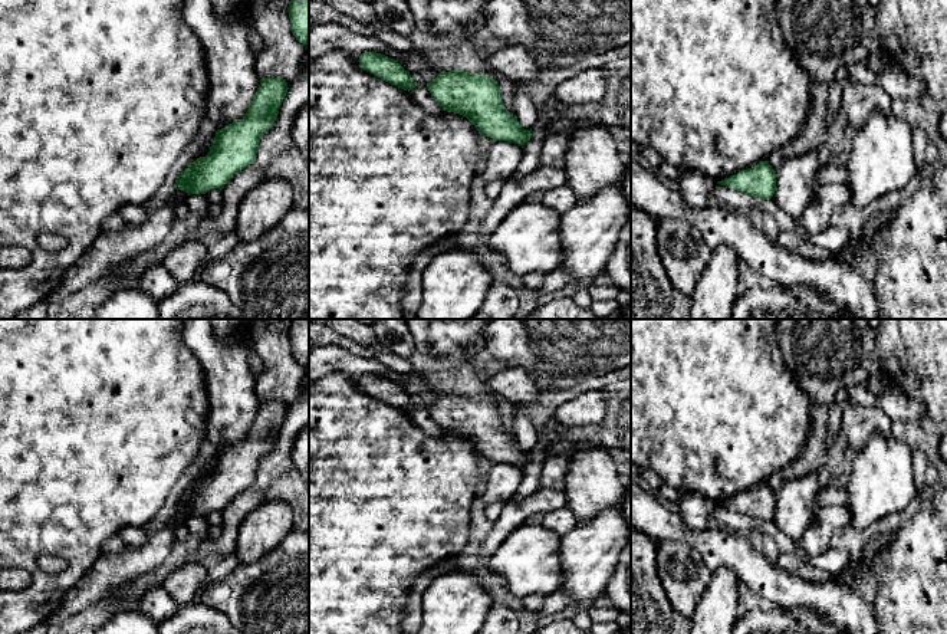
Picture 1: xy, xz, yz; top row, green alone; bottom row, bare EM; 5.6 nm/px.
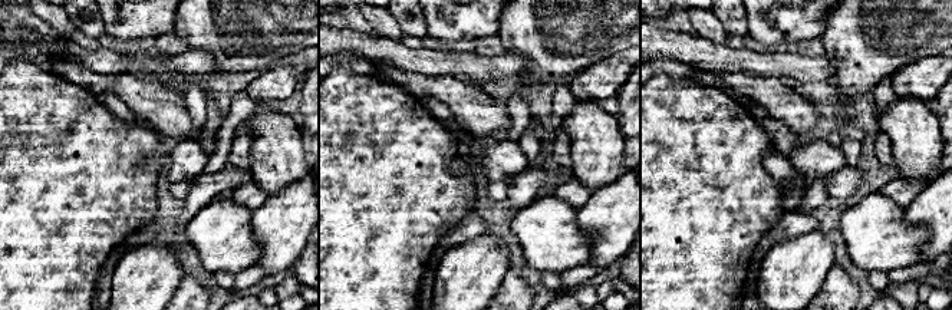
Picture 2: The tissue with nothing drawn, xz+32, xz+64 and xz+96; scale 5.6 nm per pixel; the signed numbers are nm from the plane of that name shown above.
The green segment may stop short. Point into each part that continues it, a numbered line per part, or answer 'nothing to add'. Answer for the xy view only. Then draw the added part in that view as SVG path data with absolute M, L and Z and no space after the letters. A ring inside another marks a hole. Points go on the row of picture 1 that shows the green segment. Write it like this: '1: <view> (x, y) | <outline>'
nothing to add

